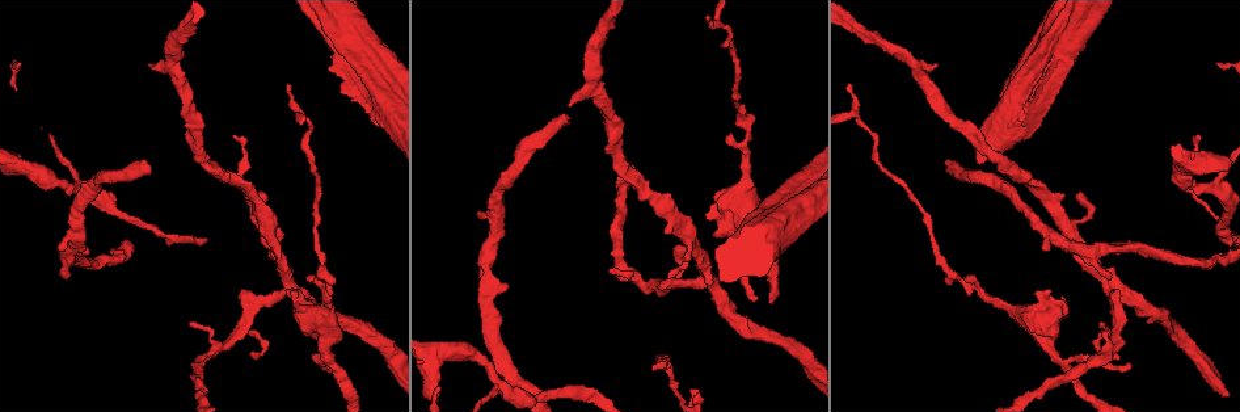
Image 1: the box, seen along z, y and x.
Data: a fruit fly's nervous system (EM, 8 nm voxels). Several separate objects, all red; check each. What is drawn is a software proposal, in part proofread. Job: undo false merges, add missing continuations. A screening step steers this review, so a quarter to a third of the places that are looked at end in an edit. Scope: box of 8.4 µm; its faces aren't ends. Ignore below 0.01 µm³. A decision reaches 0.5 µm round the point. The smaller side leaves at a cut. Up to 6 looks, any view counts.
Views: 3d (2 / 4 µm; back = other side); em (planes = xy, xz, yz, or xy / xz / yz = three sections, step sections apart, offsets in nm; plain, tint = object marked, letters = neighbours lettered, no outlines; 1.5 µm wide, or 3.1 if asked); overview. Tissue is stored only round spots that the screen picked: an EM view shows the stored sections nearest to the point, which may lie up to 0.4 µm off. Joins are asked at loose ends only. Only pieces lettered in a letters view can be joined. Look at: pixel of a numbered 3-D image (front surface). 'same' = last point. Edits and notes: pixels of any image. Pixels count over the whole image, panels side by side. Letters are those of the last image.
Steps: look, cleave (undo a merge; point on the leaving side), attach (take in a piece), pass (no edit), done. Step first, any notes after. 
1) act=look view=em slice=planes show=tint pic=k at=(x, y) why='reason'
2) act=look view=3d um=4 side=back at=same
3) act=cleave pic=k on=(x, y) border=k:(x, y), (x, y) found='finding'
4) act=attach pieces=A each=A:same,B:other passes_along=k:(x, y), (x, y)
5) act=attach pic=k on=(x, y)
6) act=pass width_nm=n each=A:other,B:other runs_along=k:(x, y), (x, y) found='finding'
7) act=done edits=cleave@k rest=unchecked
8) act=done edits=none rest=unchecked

act=look view=3d um=2 pic=1 at=(960, 280) why='a narrow waist'

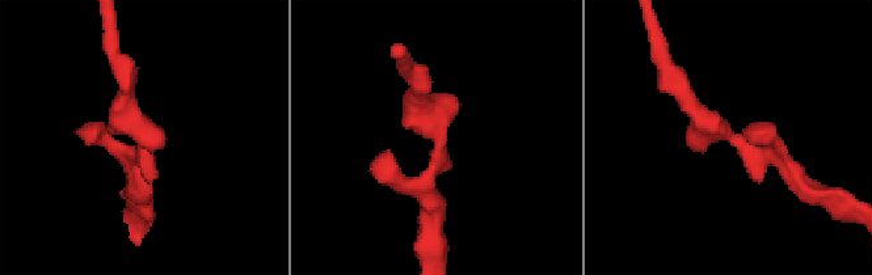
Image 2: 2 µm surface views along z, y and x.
act=look view=em slice=yz step=4 show=tint pic=2 at=(440, 136) why='shape alone is not enough'

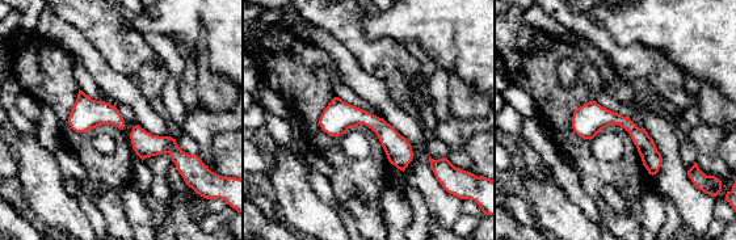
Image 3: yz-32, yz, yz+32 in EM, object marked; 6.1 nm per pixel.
act=look view=em slice=yz step=4 show=letters at=same

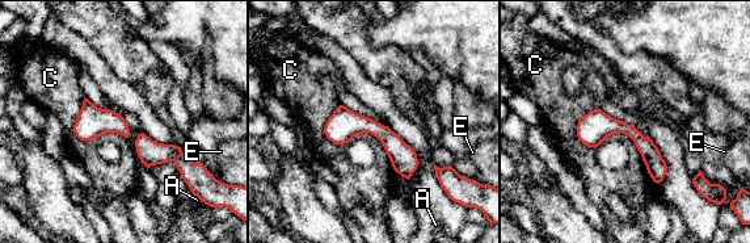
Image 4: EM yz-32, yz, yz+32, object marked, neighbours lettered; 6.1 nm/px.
act=pass width_nm=160 each=A:other,C:other,E:other border=4:(340, 104), (394, 168) found='continuous, no second neuron'

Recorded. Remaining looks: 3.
act=look view=em slice=planes show=letters pic=1 at=(612, 269) why='an open end'

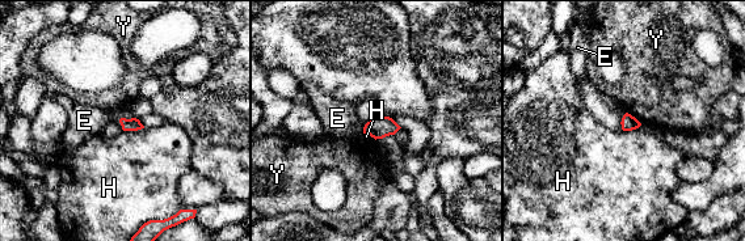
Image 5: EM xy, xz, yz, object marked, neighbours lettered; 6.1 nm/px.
act=pass each=E:other,H:other,Y:other border=5:(144, 127), (123, 131) found='none of them fits'

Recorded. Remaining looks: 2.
act=look view=em slice=planes show=letters pic=1 at=(571, 107) why='branch stops here'

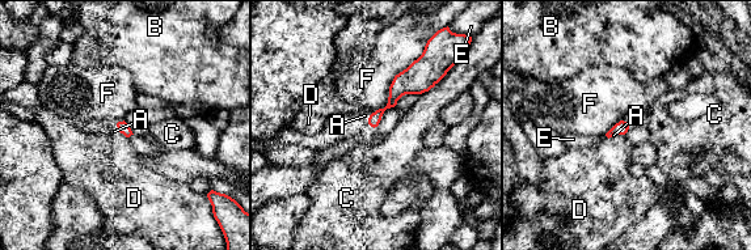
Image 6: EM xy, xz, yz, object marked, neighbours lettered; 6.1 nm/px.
act=pass each=A:other,B:other,C:other,D:other,E:other,F:other border=6:(115, 124), (125, 135) found='no lettered piece goes on from it'

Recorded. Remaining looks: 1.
act=done edits=none rest=unchecked

